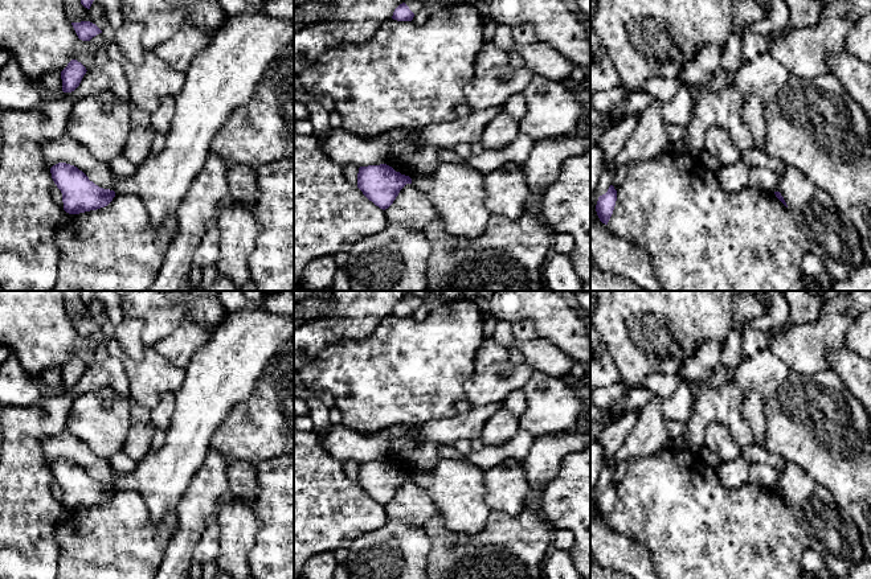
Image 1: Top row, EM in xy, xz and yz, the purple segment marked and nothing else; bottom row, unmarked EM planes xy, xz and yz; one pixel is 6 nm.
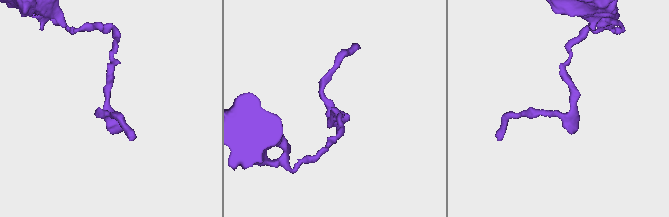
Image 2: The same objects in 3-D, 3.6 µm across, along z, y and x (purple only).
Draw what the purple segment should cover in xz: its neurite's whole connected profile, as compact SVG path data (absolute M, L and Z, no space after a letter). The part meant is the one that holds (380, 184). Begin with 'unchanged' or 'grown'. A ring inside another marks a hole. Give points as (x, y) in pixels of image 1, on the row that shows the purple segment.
unchanged; M387 164L359 168L357 188L383 210L393 204L406 184L412 184L412 178Z

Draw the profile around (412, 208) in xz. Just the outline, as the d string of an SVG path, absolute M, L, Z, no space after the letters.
M406 184L384 213L389 223L398 223L420 233L424 233L429 222L439 218L436 206L413 184Z

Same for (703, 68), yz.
M706 45L696 56L676 73L676 78L683 83L710 83L721 69L724 46Z

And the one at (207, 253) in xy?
M217 221L210 222L197 246L193 256L193 264L199 266L201 270L217 266L217 259L220 255L220 230Z

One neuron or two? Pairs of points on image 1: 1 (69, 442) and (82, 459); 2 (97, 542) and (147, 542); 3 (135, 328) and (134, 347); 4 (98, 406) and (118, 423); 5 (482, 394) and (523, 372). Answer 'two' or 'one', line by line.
1: one
2: one
3: one
4: one
5: one

